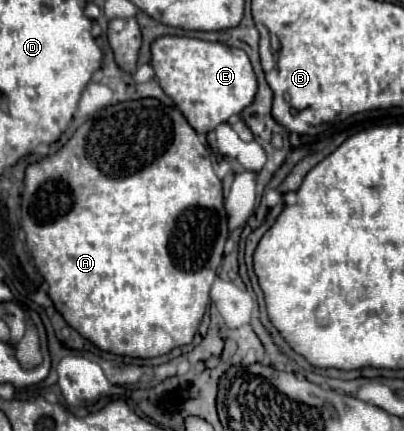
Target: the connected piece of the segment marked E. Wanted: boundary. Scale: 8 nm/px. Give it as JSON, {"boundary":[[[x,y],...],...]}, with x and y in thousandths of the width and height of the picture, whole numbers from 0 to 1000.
{"boundary":[[[401,84],[376,102],[371,148],[381,153],[386,186],[406,213],[436,237],[441,255],[495,316],[614,251],[639,209],[634,172],[609,121],[545,97],[460,84]]]}

